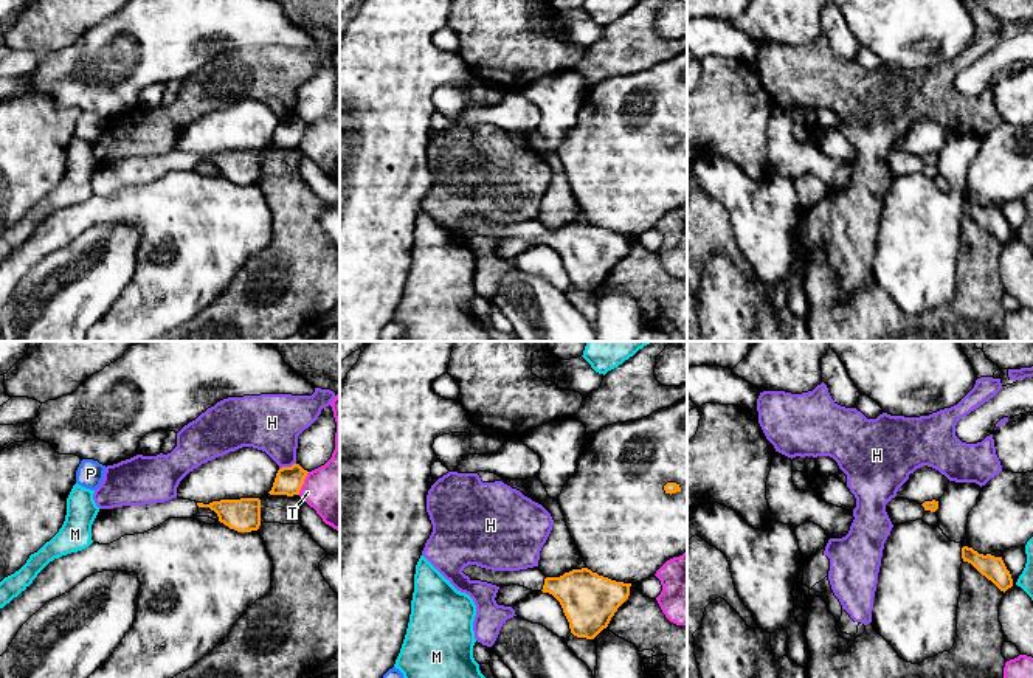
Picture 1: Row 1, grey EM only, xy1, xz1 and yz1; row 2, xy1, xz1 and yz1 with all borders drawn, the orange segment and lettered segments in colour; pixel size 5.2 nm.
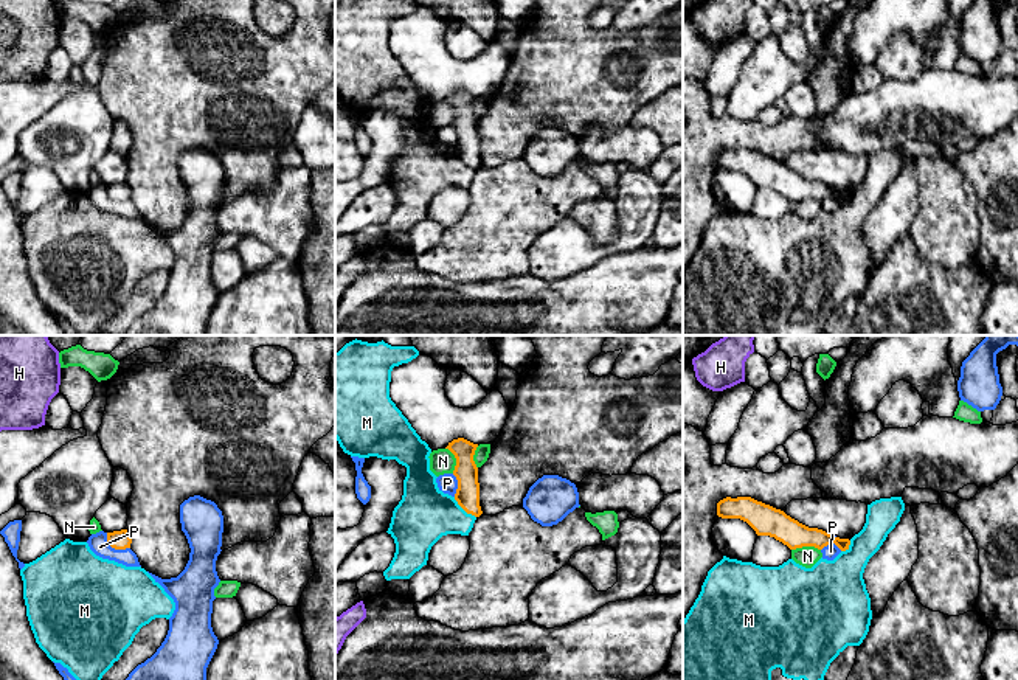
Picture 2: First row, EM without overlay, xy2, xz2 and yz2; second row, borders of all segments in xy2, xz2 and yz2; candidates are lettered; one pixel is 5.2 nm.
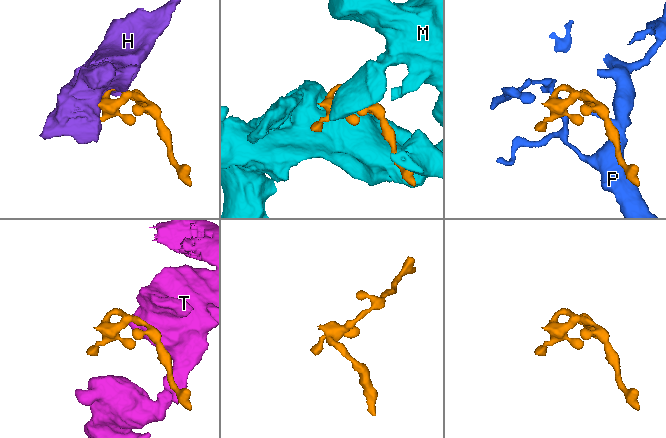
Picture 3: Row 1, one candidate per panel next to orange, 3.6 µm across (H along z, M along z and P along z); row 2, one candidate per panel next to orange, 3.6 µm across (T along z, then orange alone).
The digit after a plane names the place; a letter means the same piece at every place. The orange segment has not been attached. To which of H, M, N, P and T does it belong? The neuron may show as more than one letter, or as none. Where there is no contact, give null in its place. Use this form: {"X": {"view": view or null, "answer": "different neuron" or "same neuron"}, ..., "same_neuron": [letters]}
{"H": {"view": "xy1", "answer": "different neuron"}, "M": {"view": "xz2", "answer": "different neuron"}, "N": {"view": "yz2", "answer": "different neuron"}, "P": {"view": "xy2", "answer": "different neuron"}, "T": {"view": "xy1", "answer": "different neuron"}, "same_neuron": []}

